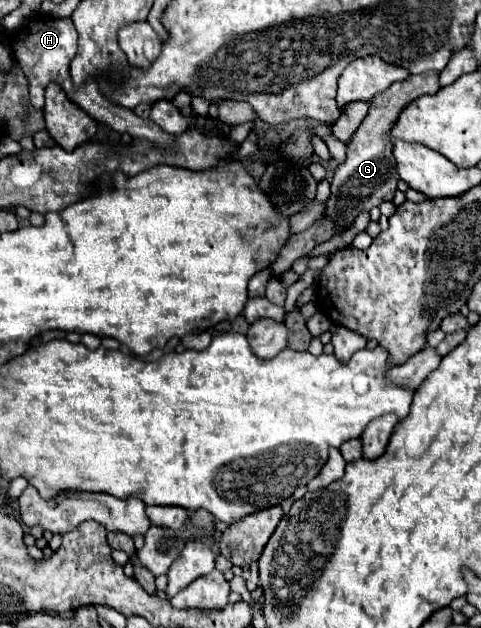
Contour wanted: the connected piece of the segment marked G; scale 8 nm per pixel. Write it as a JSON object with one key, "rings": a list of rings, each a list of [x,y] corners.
{"rings":[[[424,72],[408,76],[406,80],[392,84],[386,92],[374,96],[366,120],[360,124],[358,132],[354,132],[354,136],[348,142],[346,162],[340,164],[334,174],[326,216],[336,218],[338,224],[342,226],[344,222],[354,222],[362,210],[370,210],[374,206],[380,206],[382,202],[392,202],[398,184],[398,174],[396,174],[396,160],[392,156],[392,144],[388,138],[390,132],[388,128],[396,122],[404,106],[408,106],[418,96],[436,94],[438,90],[440,90],[438,72]]]}

